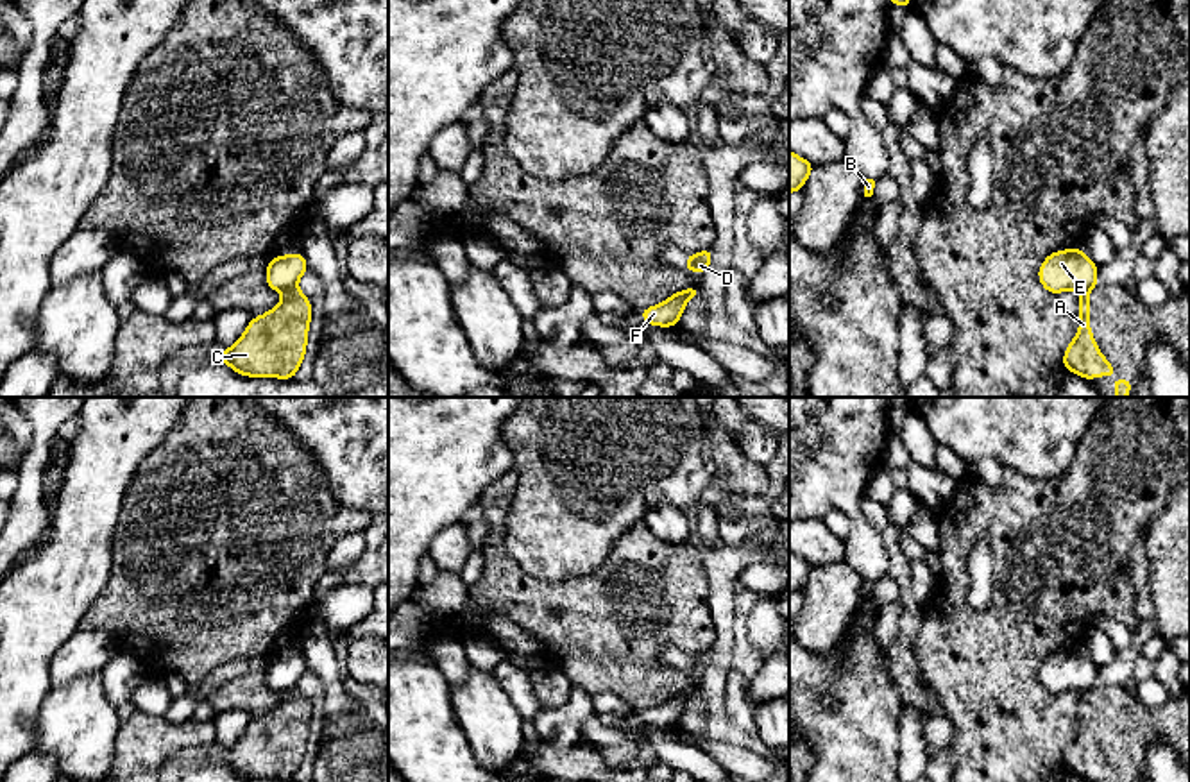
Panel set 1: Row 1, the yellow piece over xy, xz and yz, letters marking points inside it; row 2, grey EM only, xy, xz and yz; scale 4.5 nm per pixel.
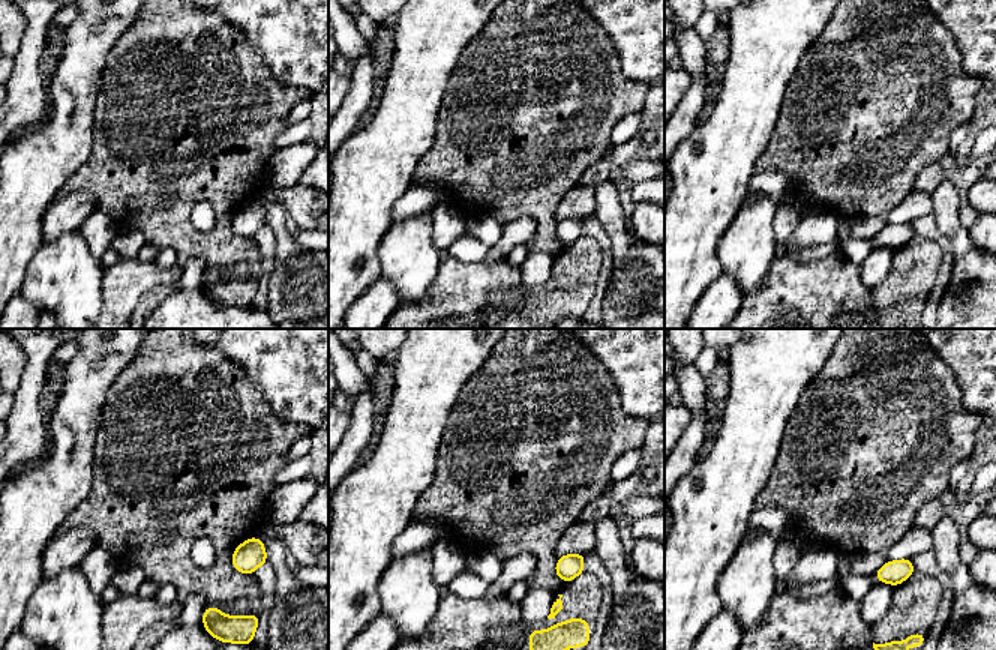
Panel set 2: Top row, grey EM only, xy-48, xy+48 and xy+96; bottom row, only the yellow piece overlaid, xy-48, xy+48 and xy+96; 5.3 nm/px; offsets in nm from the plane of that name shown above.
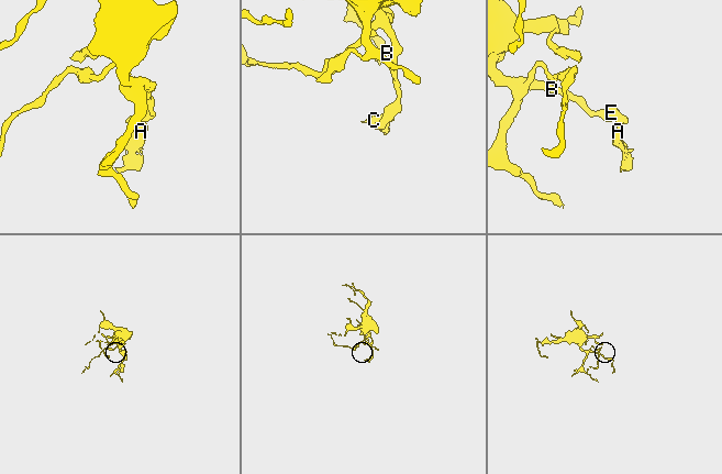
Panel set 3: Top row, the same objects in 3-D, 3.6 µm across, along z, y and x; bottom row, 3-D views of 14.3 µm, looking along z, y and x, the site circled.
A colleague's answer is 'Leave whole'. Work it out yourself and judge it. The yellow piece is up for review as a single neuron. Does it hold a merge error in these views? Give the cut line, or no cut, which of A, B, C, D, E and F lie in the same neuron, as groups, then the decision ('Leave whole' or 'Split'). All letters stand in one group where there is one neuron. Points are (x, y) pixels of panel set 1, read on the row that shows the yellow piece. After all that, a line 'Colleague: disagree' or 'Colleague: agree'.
Split along xy (296, 287), (283, 292). Groups: A C / B D E F. Split
Colleague: disagree

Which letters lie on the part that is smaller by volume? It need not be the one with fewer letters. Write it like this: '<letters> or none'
A, C

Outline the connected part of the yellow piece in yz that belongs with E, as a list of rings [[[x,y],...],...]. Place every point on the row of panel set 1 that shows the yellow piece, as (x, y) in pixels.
[[[1081,247],[1056,251],[1040,265],[1038,277],[1049,293],[1065,290],[1090,290],[1099,286],[1097,265],[1081,251]]]

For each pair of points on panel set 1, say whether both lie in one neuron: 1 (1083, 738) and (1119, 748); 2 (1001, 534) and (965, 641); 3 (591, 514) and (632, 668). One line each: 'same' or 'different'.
1: same
2: same
3: different

